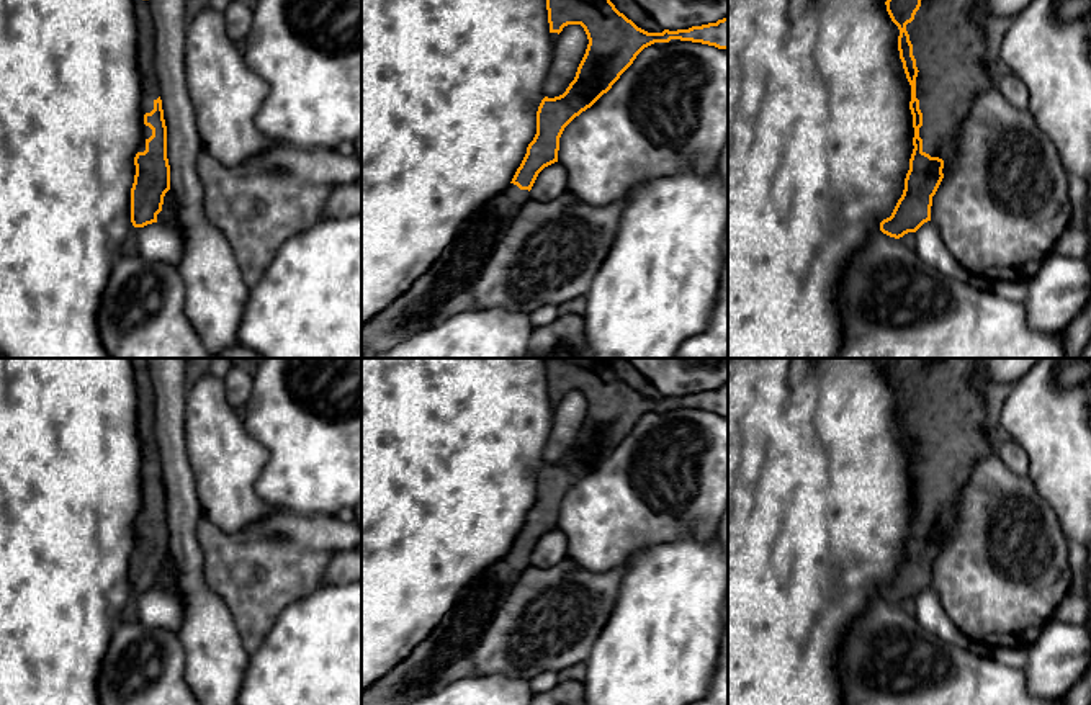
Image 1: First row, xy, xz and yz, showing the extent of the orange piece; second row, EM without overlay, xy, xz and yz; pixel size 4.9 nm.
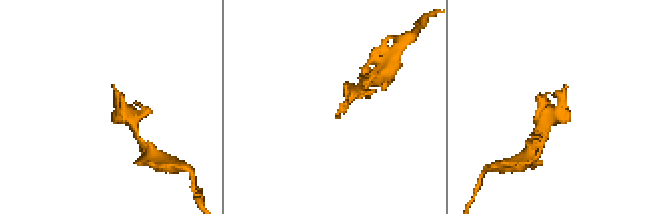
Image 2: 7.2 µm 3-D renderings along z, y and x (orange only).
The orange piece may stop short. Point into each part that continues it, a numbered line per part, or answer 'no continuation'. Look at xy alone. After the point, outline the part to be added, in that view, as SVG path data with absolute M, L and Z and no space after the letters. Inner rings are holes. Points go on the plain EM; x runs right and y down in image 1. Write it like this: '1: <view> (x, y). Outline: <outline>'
1: xy (144, 386). Outline: M134 365L134 379L137 388L137 432L142 453L142 505L137 519L144 519L146 507L152 502L152 496L144 491L144 481L154 476L154 468L160 463L160 458L157 453L157 440L154 432L154 386L150 381L149 366Z

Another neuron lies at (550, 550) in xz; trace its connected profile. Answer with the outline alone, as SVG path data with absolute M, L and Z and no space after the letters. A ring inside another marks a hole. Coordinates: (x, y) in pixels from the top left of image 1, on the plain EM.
M554 528L538 540L530 556L530 564L540 569L546 569L561 563L564 558L566 537L561 530Z

